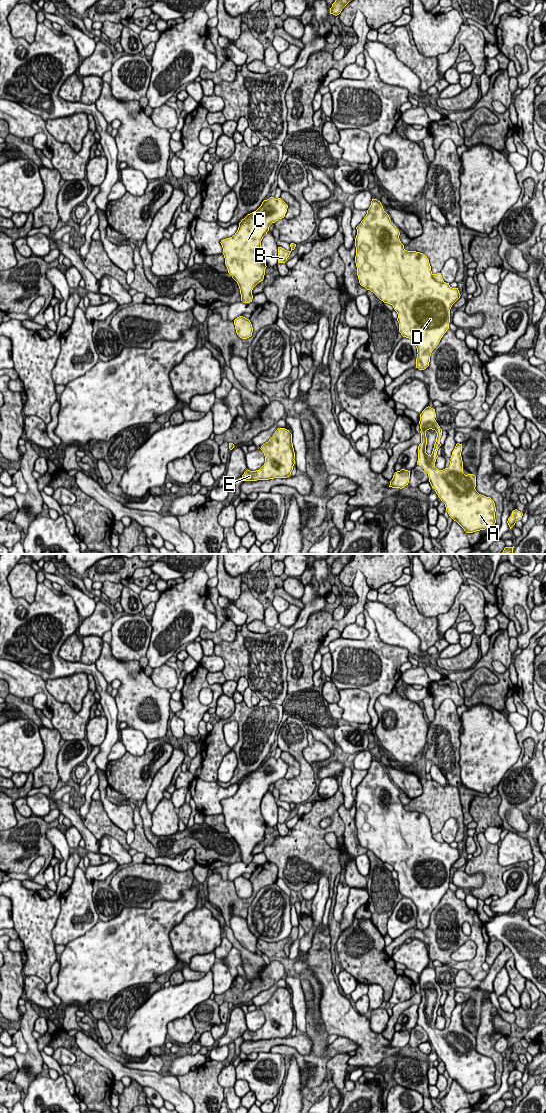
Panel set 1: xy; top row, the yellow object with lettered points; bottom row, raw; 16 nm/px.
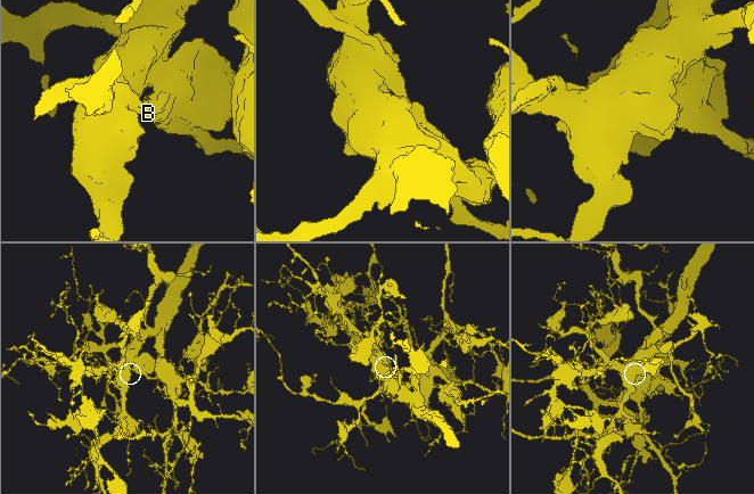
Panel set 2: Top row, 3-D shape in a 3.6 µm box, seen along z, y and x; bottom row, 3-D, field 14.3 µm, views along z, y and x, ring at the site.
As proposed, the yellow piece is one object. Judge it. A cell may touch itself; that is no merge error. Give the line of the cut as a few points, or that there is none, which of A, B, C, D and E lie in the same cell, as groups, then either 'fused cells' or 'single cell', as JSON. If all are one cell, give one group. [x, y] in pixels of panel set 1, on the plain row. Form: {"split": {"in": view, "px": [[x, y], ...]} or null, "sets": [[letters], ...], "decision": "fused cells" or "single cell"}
{"split": {"in": "xy", "px": [[431, 835], [436, 840], [443, 842]]}, "sets": [["A", "C", "D", "E"], ["B"]], "decision": "fused cells"}

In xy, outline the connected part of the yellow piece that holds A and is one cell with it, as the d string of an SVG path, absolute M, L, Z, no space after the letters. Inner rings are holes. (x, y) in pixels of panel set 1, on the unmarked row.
M426 967L420 974L420 993L421 1003L418 1006L418 1021L417 1025L421 1026L424 1031L428 1034L429 1042L432 1048L435 1049L436 1054L445 1064L446 1071L449 1076L456 1081L466 1093L473 1093L486 1088L493 1087L496 1083L495 1072L496 1067L494 1061L490 1057L479 1054L476 1047L476 1036L473 1034L465 1035L463 1033L463 1021L461 1017L462 1004L457 1003L452 1015L451 1021L448 1028L439 1030L435 1027L435 1022L438 1017L437 1011L440 1004L440 998L442 996L442 989L435 980L436 973L435 969ZM432 989L437 993L436 1002L431 1015L426 1013L427 997L426 991Z

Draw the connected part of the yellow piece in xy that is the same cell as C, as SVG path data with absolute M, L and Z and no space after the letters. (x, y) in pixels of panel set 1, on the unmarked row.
M270 757L239 783L237 792L221 800L228 833L237 842L241 861L252 862L253 848L264 839L266 823L261 814L261 801L272 783L285 777L288 765Z

